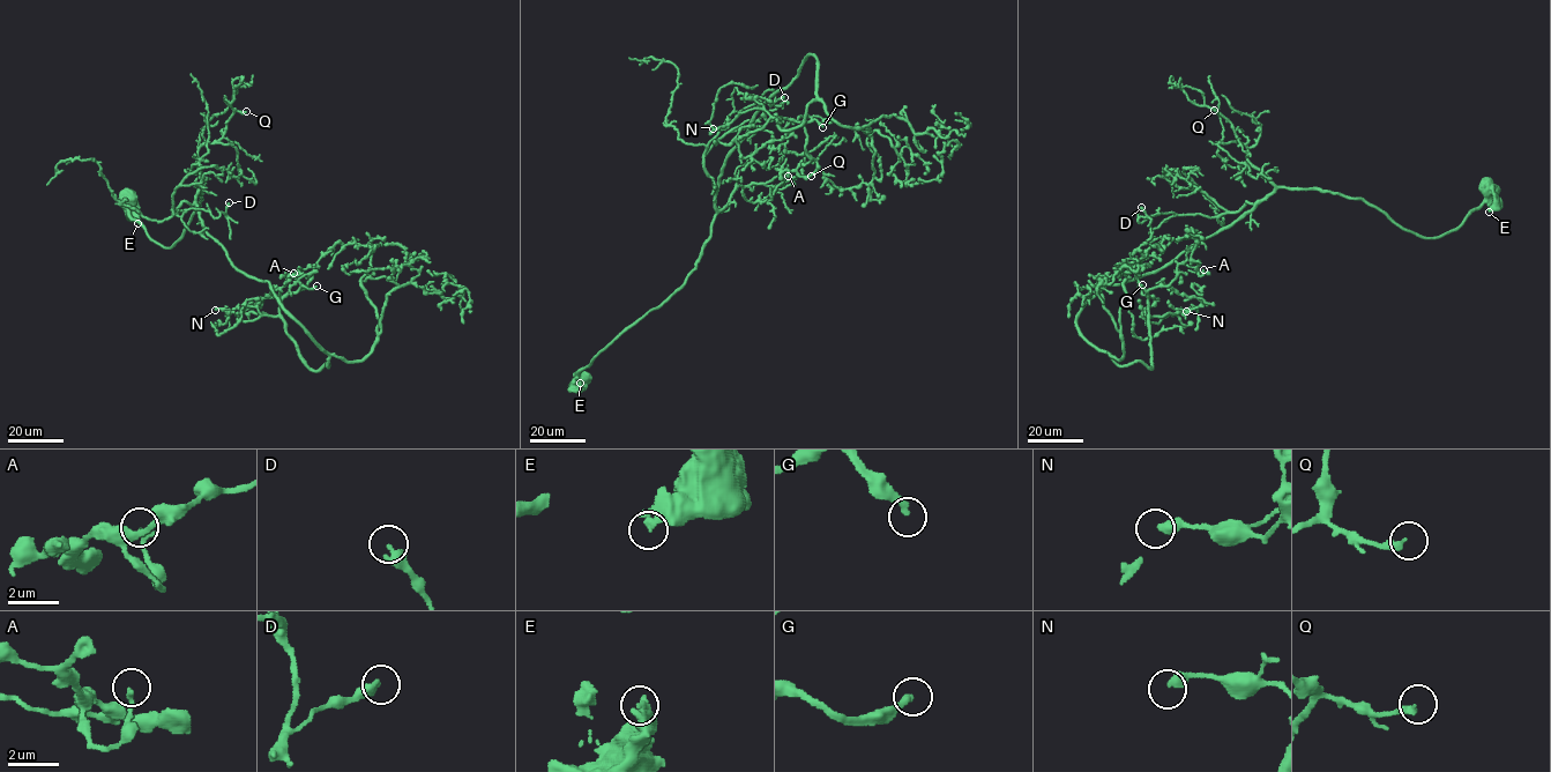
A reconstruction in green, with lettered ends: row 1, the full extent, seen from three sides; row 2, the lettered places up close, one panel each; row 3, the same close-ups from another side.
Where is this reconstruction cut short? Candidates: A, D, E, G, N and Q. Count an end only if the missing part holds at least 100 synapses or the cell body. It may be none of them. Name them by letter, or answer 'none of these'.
G

